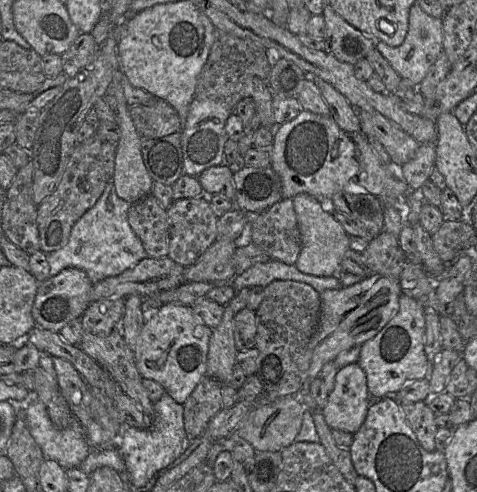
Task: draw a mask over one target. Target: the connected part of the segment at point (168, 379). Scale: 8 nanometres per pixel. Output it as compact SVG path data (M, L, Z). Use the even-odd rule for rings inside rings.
M181 302L162 305L149 316L140 332L134 353L138 372L143 378L154 380L160 384L177 403L183 404L206 375L212 331L212 328L200 321L191 306L184 305Z

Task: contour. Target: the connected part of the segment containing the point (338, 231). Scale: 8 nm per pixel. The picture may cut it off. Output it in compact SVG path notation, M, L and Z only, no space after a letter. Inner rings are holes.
M300 193L292 199L301 234L301 252L295 263L296 268L304 274L339 279L340 263L350 249L348 234L333 217L329 203L321 203L306 193Z

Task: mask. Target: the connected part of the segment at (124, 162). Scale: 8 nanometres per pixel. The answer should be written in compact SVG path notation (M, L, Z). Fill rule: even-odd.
M119 67L115 70L108 88L108 92L114 95L117 101L116 122L121 130L121 137L117 143L115 170L111 182L114 184L117 195L126 202L133 204L150 194L155 182L150 177L143 161L141 142L130 114L130 106L124 96L122 77L126 77L126 75Z

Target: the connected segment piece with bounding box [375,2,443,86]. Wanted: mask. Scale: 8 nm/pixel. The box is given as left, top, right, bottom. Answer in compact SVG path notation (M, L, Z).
M415 2L409 10L408 31L403 43L391 47L382 41L375 42L375 48L389 62L401 78L419 86L431 66L443 52L443 21L424 12Z

